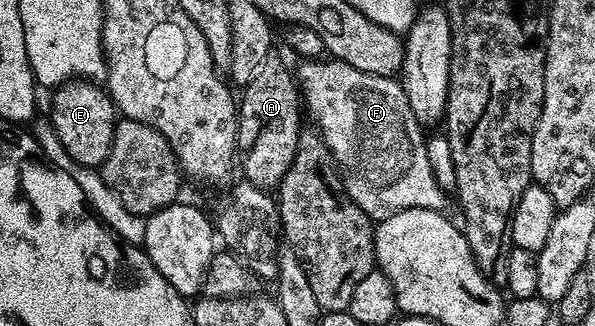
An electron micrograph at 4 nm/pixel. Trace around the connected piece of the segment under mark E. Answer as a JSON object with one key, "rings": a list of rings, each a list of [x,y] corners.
{"rings":[[[77,81],[58,88],[53,97],[53,129],[65,153],[81,167],[100,167],[111,151],[115,127],[119,120],[112,97],[97,83]]]}

